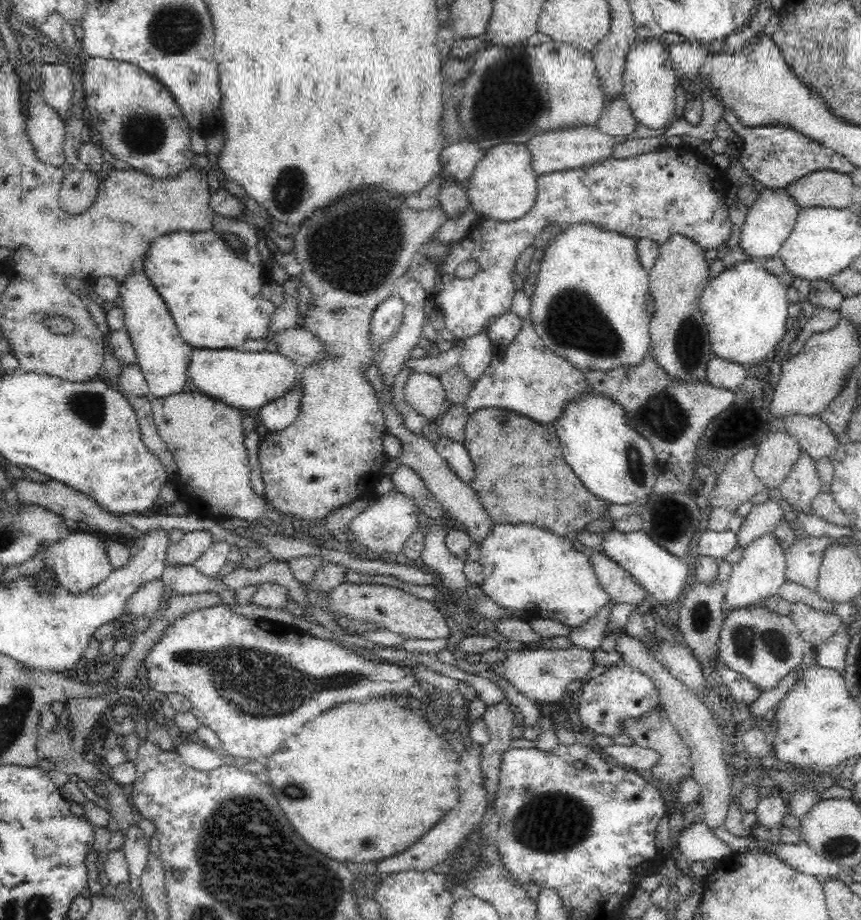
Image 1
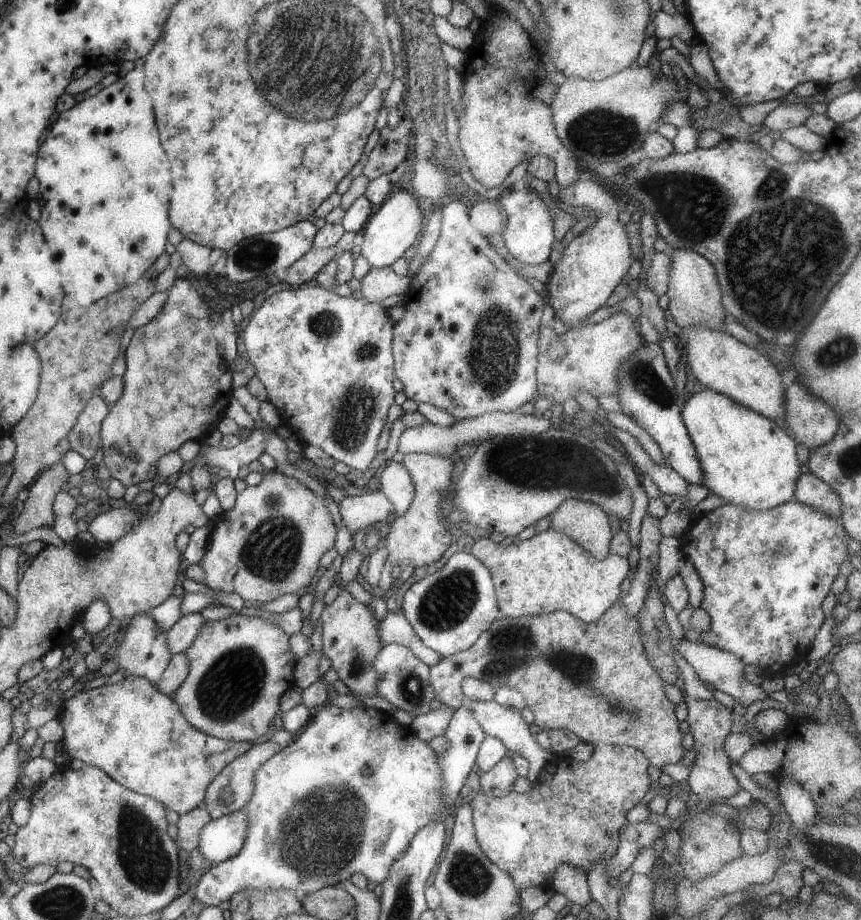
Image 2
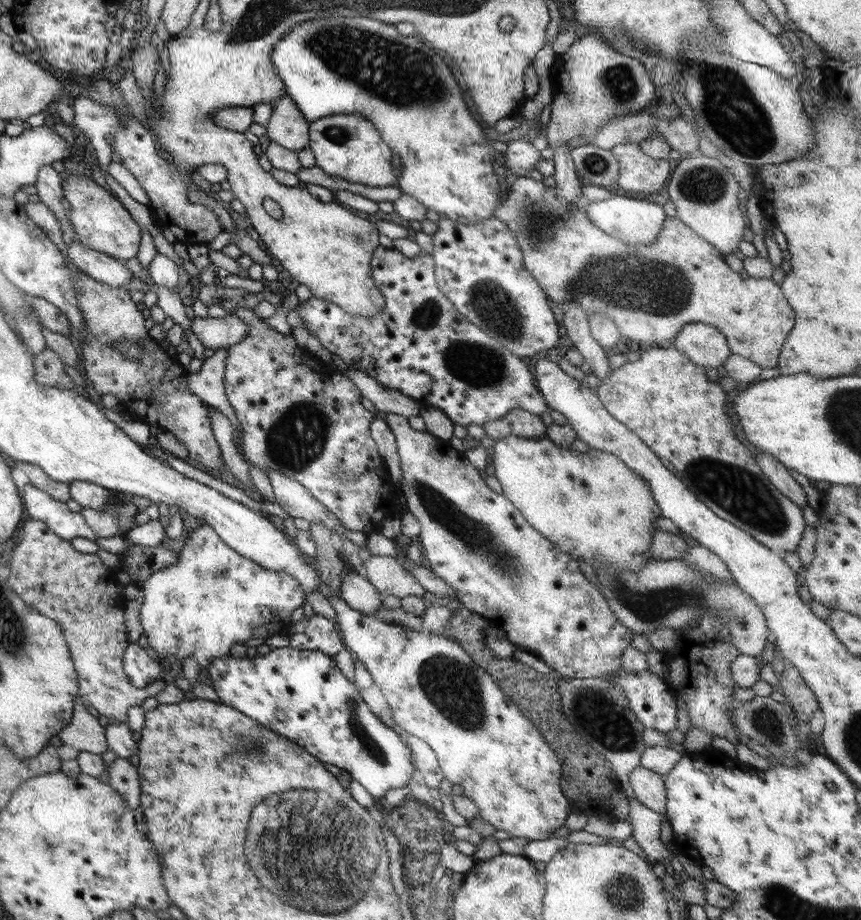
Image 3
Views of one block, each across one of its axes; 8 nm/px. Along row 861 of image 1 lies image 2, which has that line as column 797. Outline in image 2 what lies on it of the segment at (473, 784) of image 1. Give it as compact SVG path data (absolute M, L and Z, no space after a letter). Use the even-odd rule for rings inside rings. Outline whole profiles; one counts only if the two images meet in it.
M794 380L784 388L783 420L790 437L808 450L829 442L839 424L839 416L825 402L813 400Z

